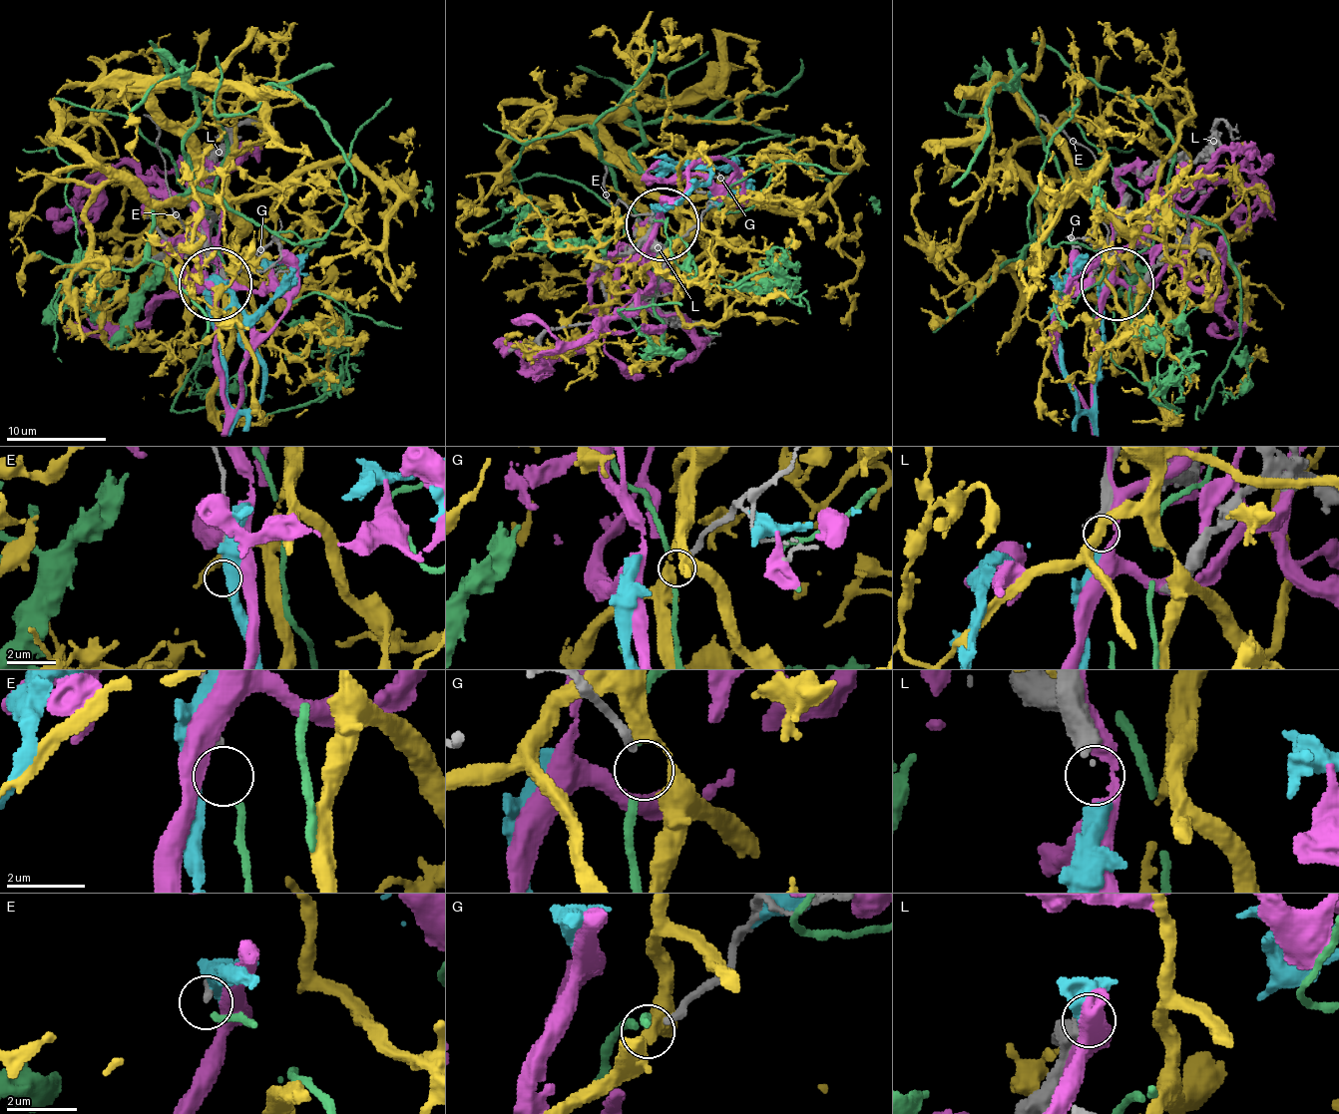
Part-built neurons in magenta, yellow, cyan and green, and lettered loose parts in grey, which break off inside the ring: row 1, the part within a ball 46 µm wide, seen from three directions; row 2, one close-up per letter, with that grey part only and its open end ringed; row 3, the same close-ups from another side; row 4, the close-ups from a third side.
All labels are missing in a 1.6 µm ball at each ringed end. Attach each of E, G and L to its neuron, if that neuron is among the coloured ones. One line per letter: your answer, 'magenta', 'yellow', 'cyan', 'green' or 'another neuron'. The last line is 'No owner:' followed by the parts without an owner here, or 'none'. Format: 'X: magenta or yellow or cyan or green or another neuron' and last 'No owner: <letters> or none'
E: green
G: another neuron
L: cyan
No owner: G

